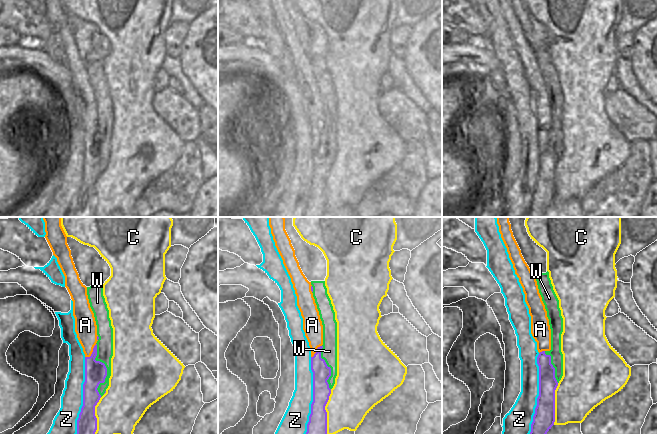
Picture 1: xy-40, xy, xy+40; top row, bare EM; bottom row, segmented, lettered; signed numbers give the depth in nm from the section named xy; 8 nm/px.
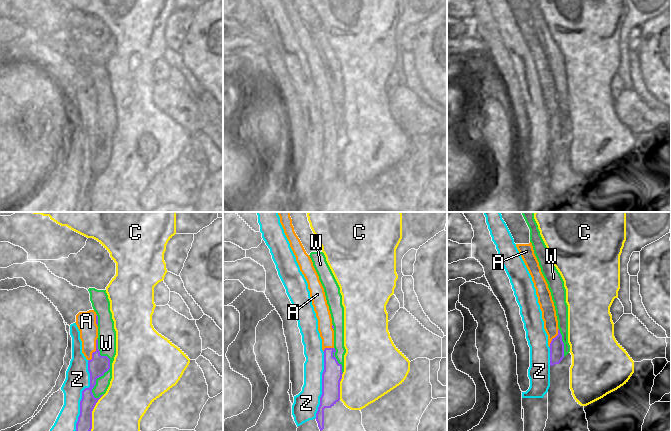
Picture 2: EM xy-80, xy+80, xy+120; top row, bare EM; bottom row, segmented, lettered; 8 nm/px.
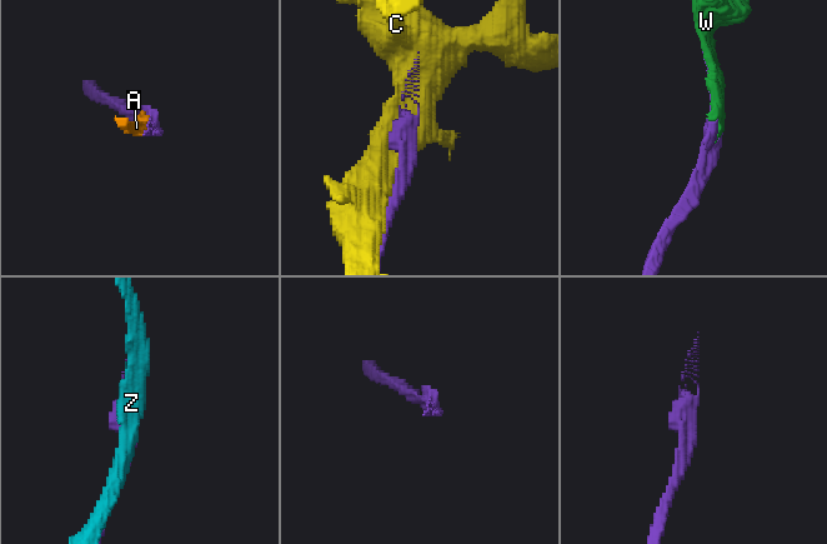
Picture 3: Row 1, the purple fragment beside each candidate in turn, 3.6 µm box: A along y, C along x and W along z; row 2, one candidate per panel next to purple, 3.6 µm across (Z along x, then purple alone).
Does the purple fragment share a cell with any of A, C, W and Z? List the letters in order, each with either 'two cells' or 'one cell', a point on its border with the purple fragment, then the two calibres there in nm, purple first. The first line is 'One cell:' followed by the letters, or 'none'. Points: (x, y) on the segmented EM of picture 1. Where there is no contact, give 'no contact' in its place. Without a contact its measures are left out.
One cell: A
A: one cell; meets purple in xy-40 at (92, 352); 180 nm thick on the purple side, 180 nm on the other
C: two cells; meets purple in xy at (325, 411); 150 nm thick on the purple side, 360 nm on the other
W: two cells; meets purple in xy-40 at (106, 369); 180 nm thick on the purple side, 130 nm on the other
Z: two cells; meets purple in xy+40 at (539, 393); 170 nm thick on the purple side, 200 nm on the other

